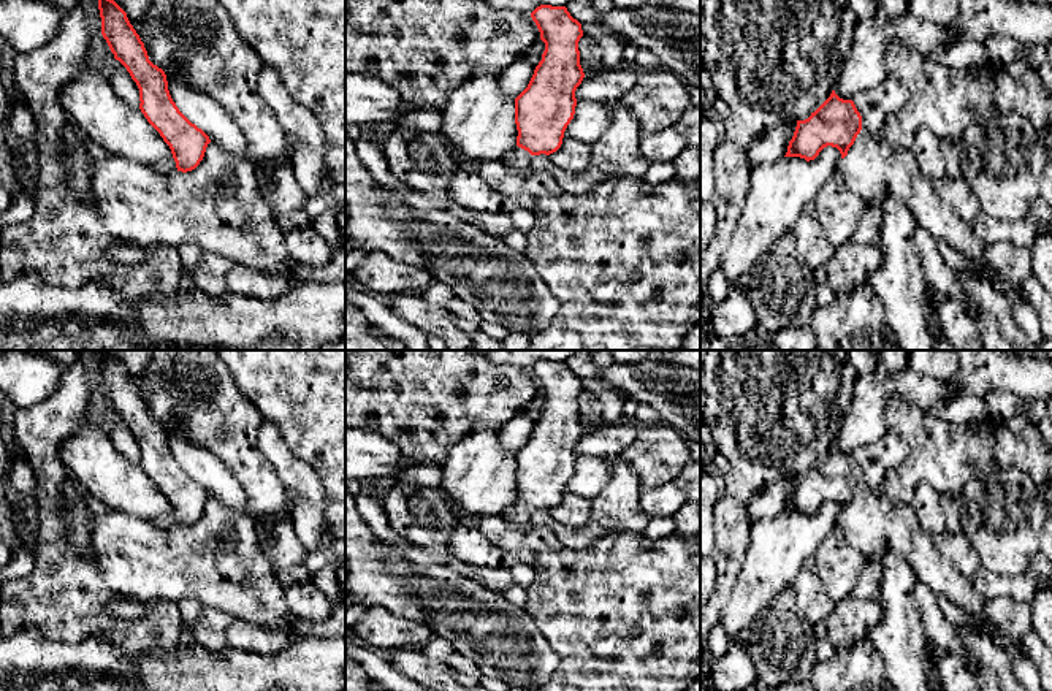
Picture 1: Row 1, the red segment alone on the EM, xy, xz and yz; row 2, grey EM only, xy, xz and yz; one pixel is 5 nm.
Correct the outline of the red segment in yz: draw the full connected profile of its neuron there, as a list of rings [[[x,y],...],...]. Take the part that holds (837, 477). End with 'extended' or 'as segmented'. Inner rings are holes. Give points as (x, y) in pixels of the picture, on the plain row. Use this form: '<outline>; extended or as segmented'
[[[835,445],[808,474],[797,475],[784,512],[810,517],[827,501],[840,506],[844,537],[867,558],[884,548],[900,553],[919,583],[962,607],[973,618],[976,631],[990,640],[1001,632],[987,615],[987,601],[976,593],[971,580],[941,555],[913,509],[863,485],[854,456],[840,453]]]; extended

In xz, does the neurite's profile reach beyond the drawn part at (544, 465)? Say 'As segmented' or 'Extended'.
Extended

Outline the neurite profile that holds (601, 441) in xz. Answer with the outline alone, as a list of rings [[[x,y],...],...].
[[[634,422],[602,423],[583,433],[575,445],[578,456],[605,458],[608,455],[621,455],[637,437],[637,425]]]

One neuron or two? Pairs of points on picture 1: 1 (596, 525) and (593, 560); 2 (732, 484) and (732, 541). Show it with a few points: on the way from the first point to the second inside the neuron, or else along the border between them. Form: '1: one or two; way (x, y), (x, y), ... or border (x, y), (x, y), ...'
1: two; border (629, 530), (583, 547), (558, 539)
2: one; way (734, 498), (732, 526)

